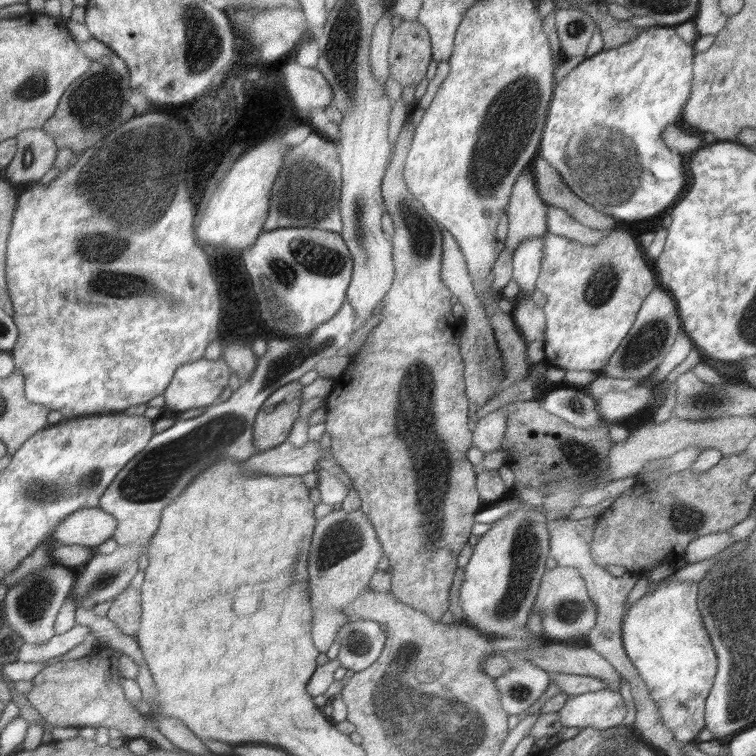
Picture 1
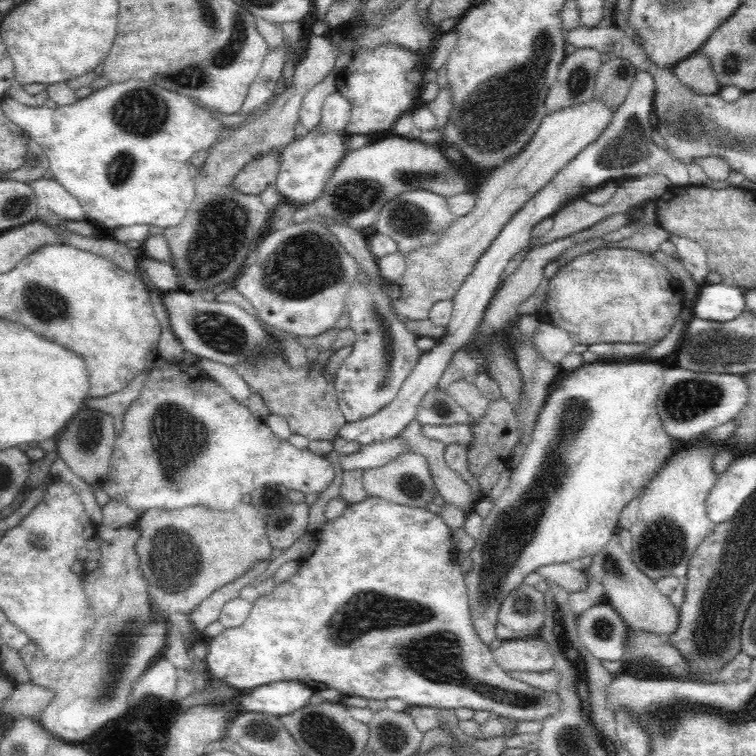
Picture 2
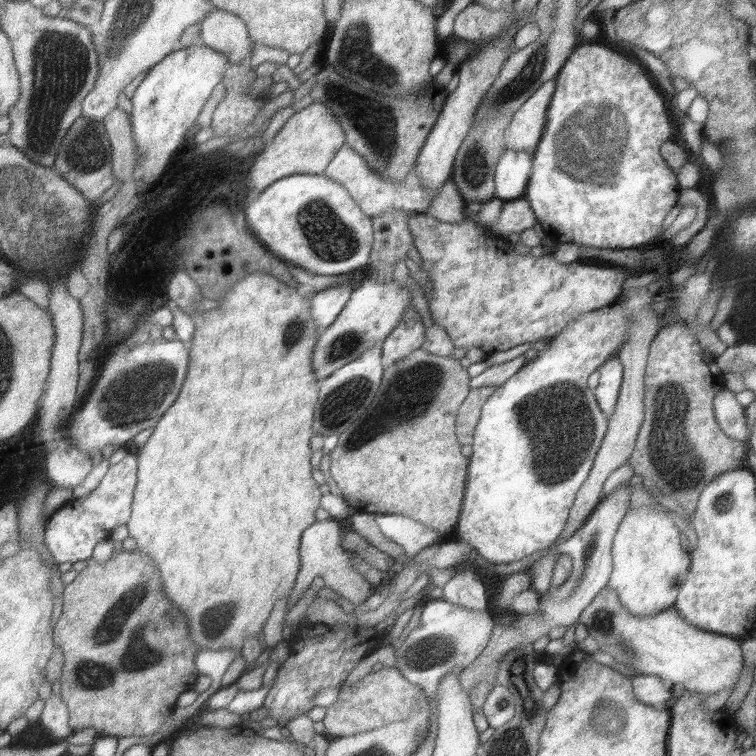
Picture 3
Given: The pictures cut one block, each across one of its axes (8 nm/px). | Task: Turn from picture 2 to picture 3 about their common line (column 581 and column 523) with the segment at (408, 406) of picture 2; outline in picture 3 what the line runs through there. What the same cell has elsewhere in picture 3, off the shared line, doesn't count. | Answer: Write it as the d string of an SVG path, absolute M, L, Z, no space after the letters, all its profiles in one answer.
M505 148L495 171L495 195L503 202L523 199L533 172L534 153Z

